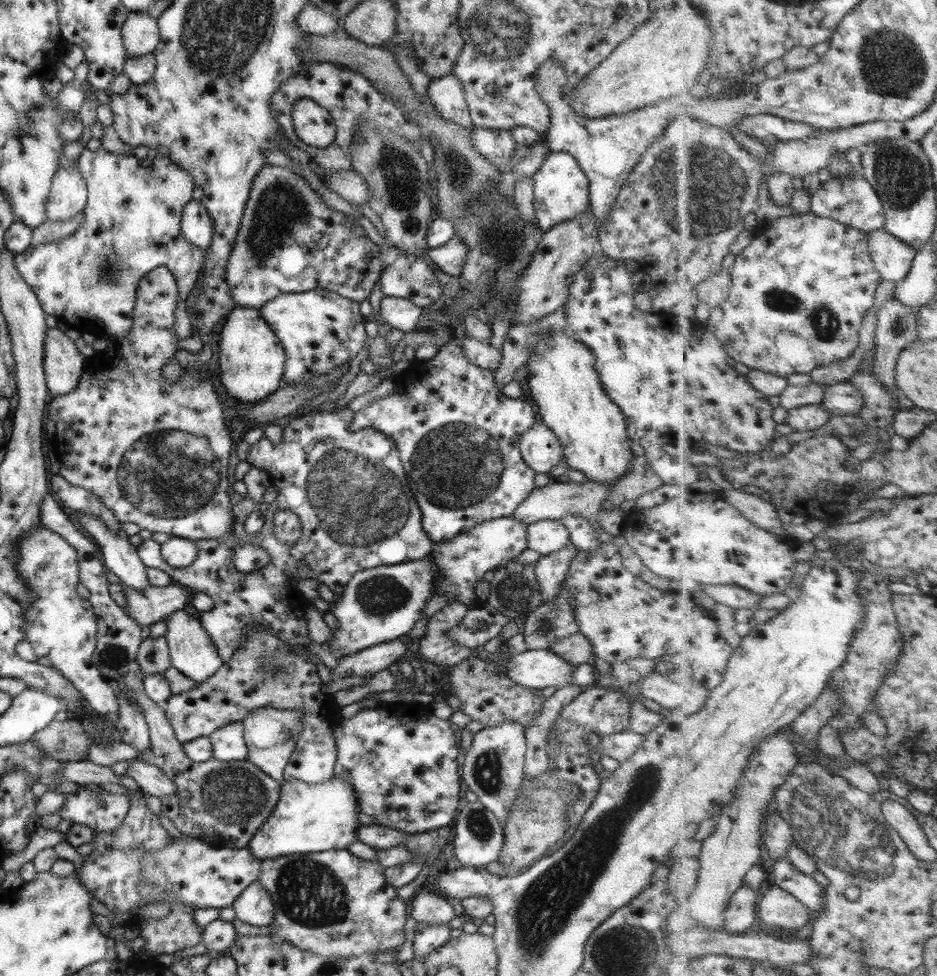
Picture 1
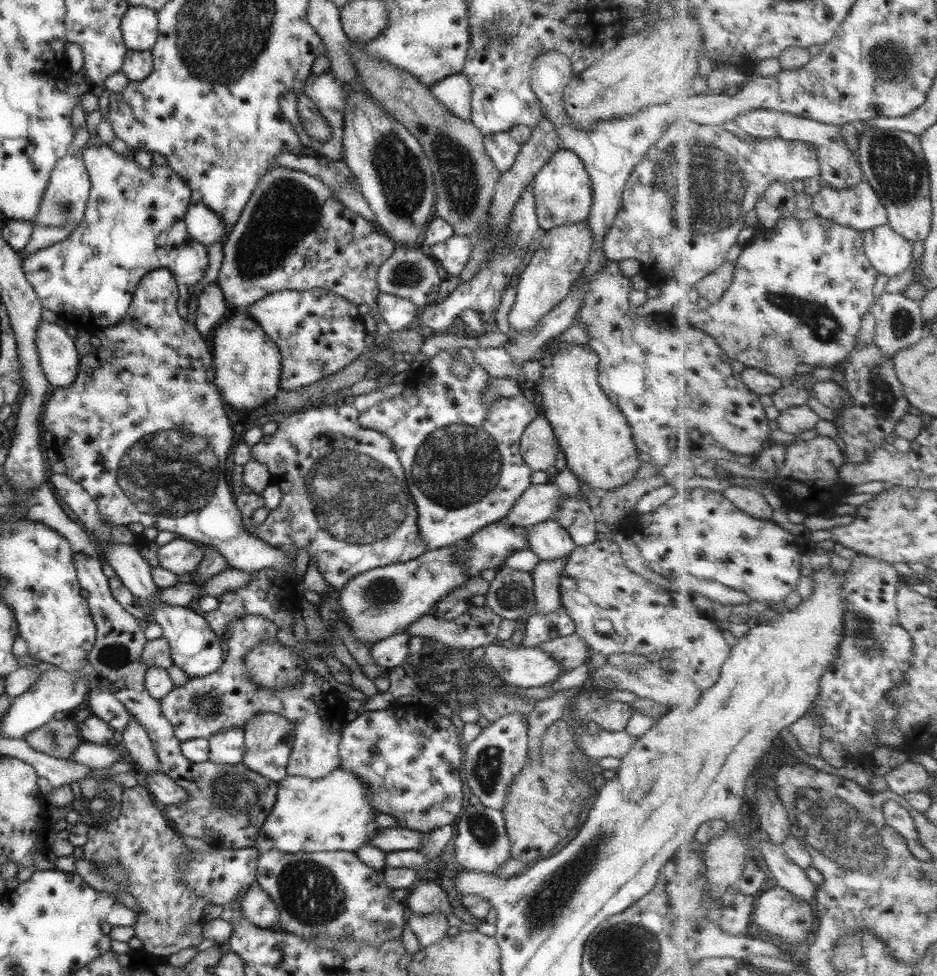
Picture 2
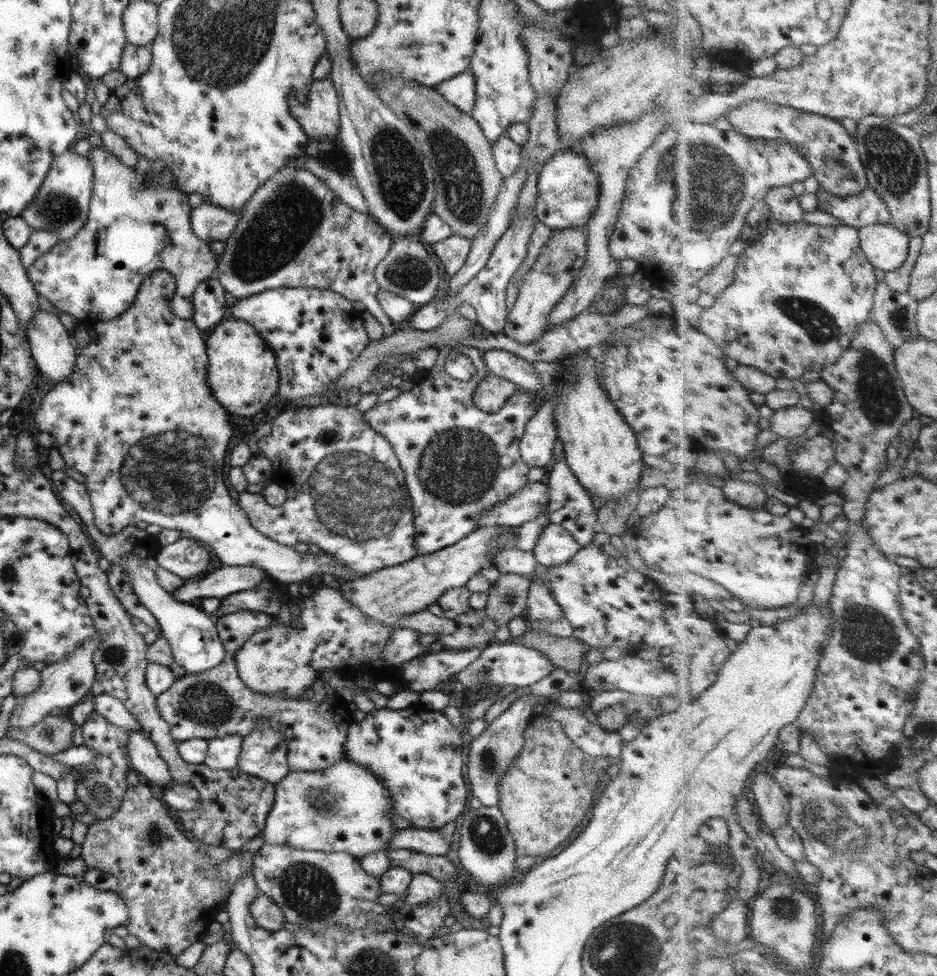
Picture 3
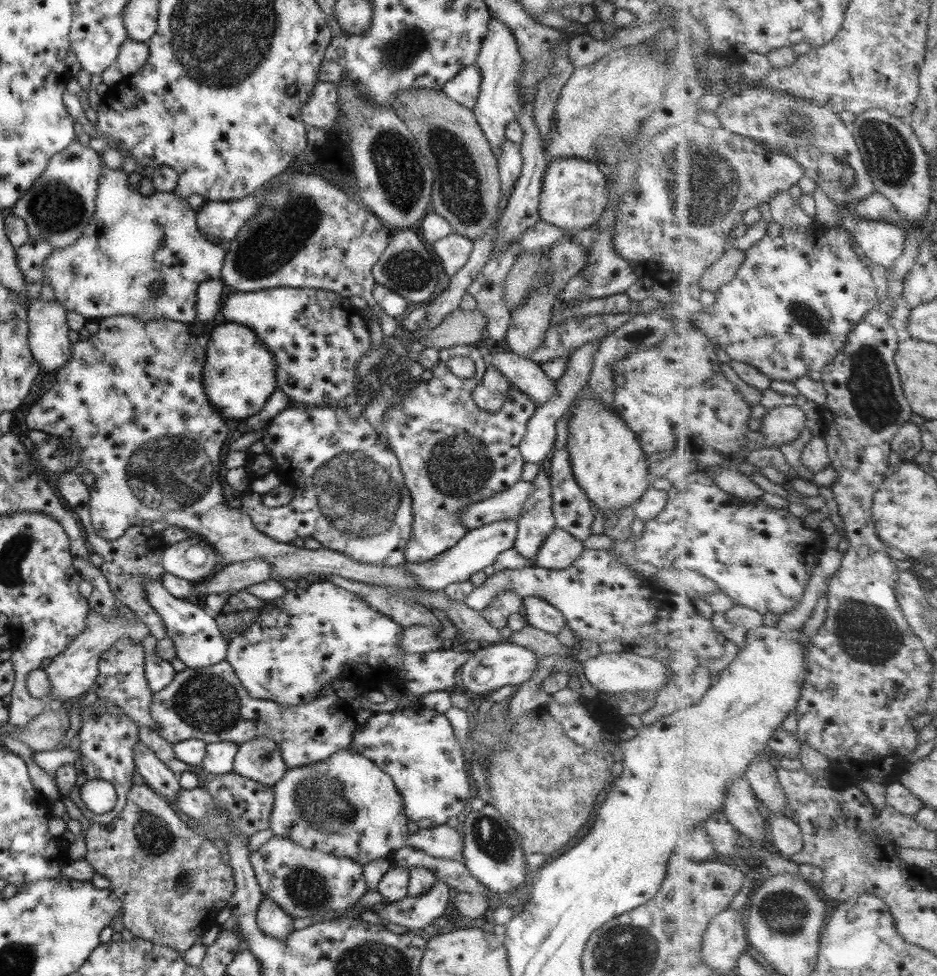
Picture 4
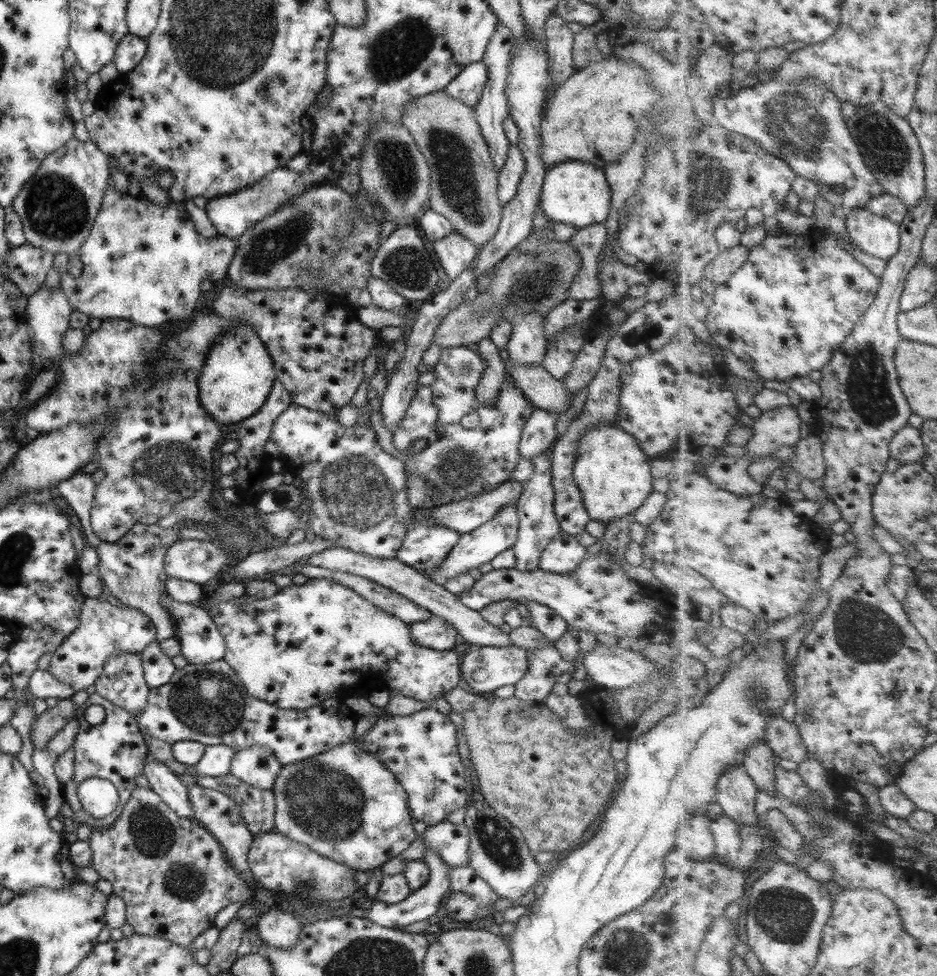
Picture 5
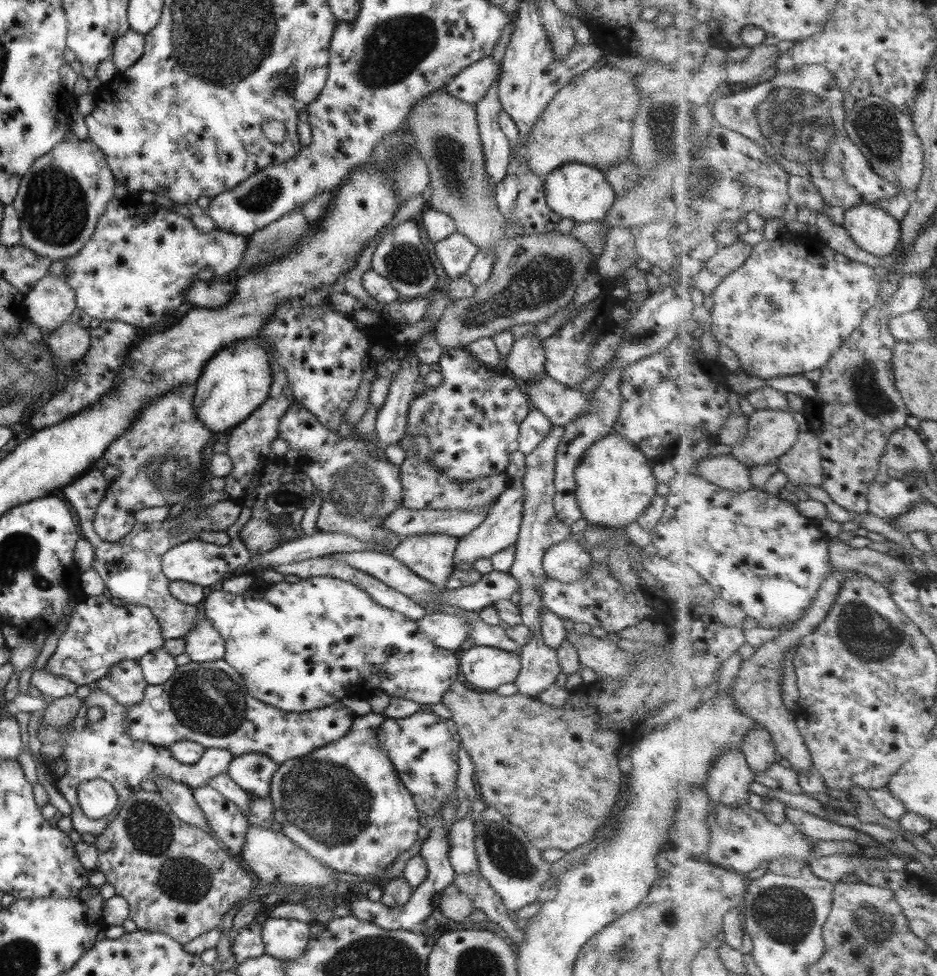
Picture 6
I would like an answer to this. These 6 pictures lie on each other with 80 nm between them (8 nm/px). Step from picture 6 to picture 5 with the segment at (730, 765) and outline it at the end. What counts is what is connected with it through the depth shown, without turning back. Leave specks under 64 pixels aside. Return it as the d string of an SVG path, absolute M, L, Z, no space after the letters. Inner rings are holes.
M736 764L728 768L718 782L717 812L739 824L756 824L761 817L755 812L759 791L744 765Z

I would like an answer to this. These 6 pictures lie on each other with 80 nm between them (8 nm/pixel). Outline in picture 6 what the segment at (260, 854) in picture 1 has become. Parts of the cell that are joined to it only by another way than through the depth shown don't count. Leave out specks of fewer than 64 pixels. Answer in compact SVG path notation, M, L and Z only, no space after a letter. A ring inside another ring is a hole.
M383 713L356 716L345 736L278 765L268 793L275 820L295 845L335 872L349 872L375 884L393 859L416 839L417 809L377 741Z

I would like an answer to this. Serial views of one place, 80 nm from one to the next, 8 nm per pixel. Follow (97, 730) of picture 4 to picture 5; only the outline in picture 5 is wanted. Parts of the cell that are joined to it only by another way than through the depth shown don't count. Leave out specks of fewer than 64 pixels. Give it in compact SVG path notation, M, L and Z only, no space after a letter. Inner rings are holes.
M96 693L90 695L80 707L77 707L74 714L78 722L77 734L71 745L74 752L74 773L73 778L67 784L60 786L59 795L73 811L72 819L78 824L79 822L85 822L92 829L109 827L121 814L127 800L129 800L130 794L136 786L133 780L142 773L144 762L147 759L153 759L153 757L149 754L145 742L143 742L143 738L139 734L135 717L120 707L105 701ZM90 705L99 705L105 710L105 716L101 724L89 726L83 719L83 711ZM90 778L101 778L111 781L118 793L118 804L115 806L115 810L103 818L93 818L89 813L84 812L76 796L79 782Z

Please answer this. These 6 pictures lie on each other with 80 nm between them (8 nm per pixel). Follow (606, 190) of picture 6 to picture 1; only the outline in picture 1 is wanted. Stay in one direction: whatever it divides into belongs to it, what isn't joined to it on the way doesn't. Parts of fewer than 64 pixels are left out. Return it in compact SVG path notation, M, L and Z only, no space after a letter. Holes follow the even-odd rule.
M566 152L547 153L531 179L534 225L542 232L575 218L589 208L587 178L578 169L576 160Z

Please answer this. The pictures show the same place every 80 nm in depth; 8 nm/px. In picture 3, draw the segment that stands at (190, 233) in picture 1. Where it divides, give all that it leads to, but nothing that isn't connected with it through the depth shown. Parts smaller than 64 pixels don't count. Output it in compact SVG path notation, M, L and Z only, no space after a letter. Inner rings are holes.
M201 203L189 212L189 223L193 234L207 244L219 241L222 245L233 232L237 220L241 218L241 211L229 213L215 205Z

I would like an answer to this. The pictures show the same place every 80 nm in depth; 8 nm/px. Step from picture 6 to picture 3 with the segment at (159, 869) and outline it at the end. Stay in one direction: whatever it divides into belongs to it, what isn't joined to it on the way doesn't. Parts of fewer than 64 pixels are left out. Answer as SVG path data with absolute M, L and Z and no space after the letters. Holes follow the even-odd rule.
M140 783L136 786L127 784L125 793L122 796L121 806L119 806L117 812L113 813L106 819L101 819L100 821L96 820L88 826L84 841L80 844L81 852L79 857L88 868L102 870L103 872L107 872L107 874L111 874L111 876L117 878L118 888L121 891L121 895L118 896L125 903L129 913L128 921L124 924L128 933L132 934L141 945L145 945L149 950L158 950L159 952L166 952L167 954L174 956L179 954L183 949L191 946L191 944L201 941L205 934L207 925L210 922L215 921L215 914L219 910L224 910L227 894L229 894L229 890L222 888L220 882L216 880L216 868L214 868L216 865L215 861L205 855L203 851L199 850L199 843L199 840L185 835L185 831L179 827L177 820L173 818L171 810L163 805L163 802L159 800L152 788Z

